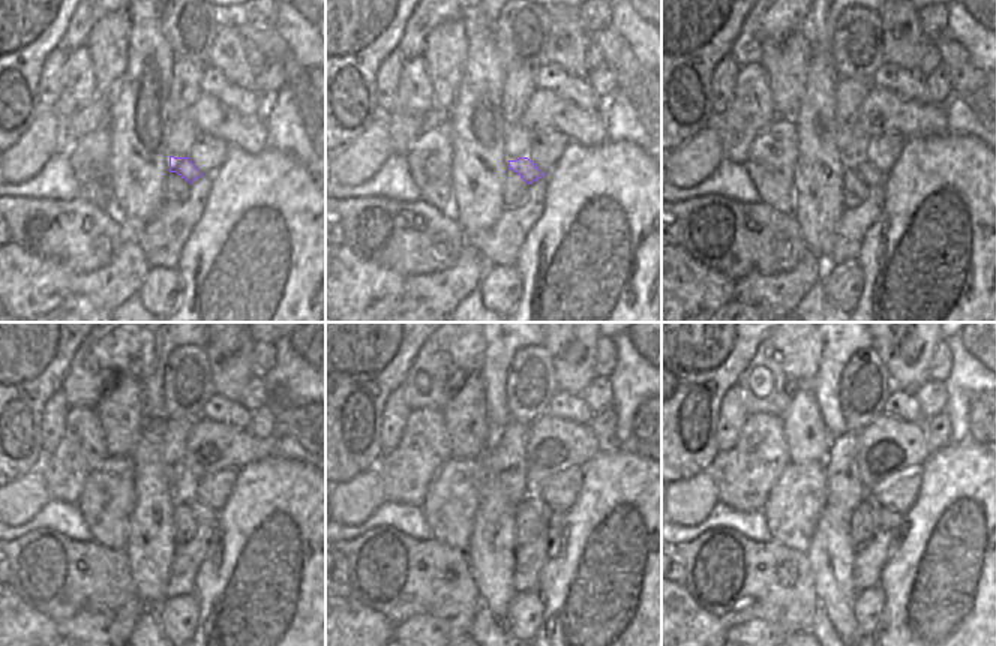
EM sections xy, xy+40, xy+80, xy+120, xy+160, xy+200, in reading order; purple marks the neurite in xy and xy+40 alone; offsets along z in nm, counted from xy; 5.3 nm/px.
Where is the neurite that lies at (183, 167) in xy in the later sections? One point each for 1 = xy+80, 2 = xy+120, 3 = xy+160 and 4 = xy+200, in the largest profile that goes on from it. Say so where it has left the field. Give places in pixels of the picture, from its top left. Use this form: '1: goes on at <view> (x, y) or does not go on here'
1: goes on at xy+80 (873, 177)
2: goes on at xy+120 (203, 513)
3: goes on at xy+160 (552, 519)
4: goes on at xy+200 (891, 520)

